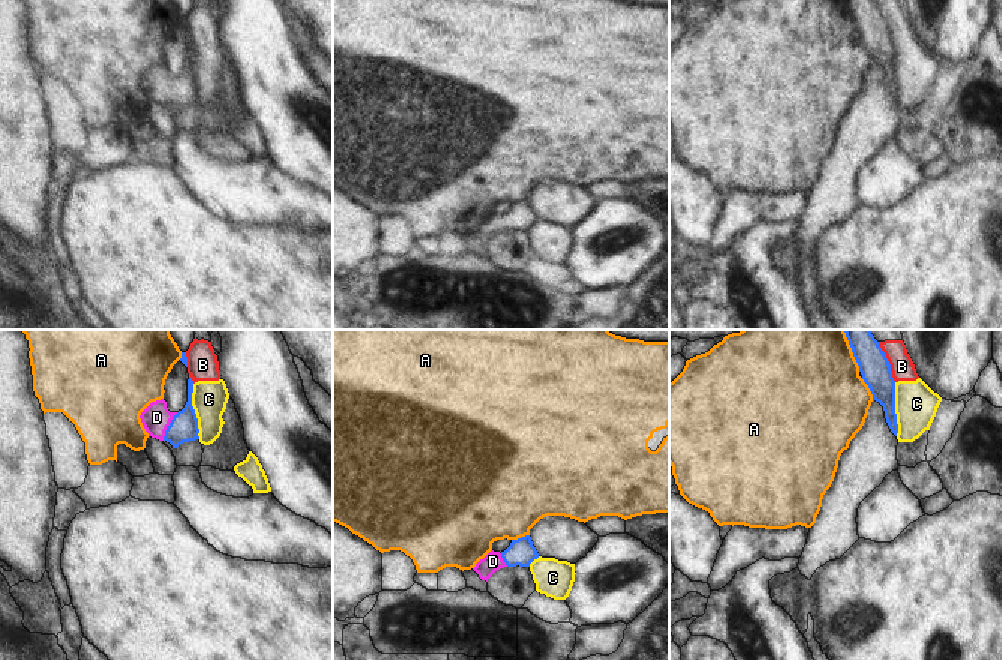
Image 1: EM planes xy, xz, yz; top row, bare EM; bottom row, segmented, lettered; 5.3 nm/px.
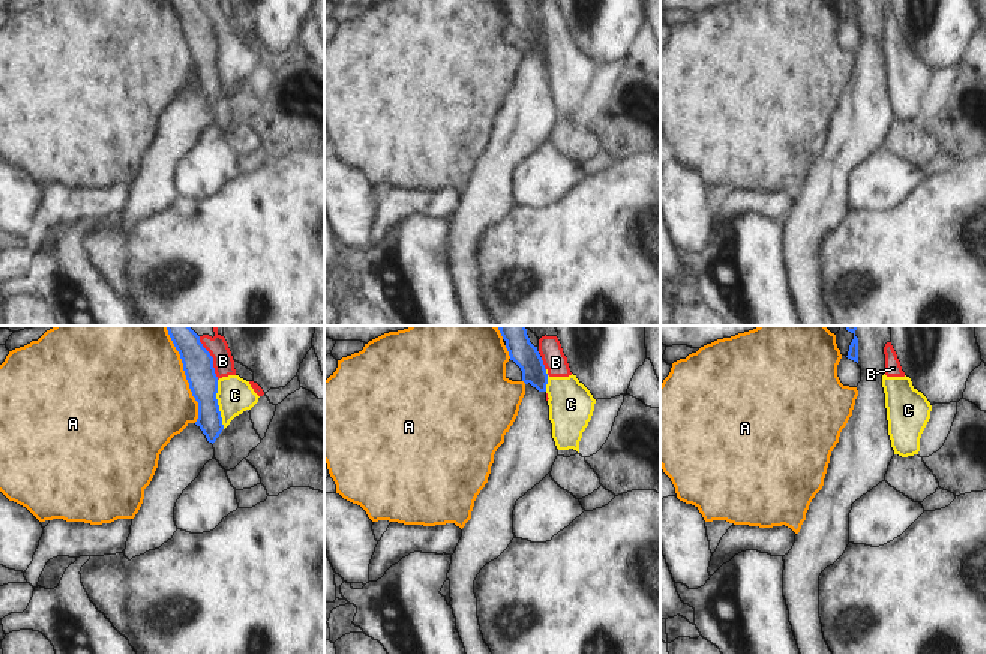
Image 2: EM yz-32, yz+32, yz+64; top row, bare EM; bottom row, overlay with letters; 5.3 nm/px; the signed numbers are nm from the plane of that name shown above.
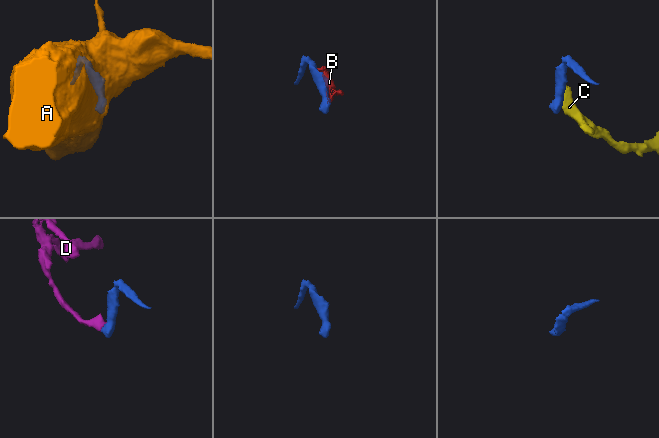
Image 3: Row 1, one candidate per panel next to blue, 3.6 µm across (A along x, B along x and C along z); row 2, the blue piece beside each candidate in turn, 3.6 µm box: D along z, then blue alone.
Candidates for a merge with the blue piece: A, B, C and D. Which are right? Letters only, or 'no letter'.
D

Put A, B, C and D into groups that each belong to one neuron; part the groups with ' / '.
A / B C / D

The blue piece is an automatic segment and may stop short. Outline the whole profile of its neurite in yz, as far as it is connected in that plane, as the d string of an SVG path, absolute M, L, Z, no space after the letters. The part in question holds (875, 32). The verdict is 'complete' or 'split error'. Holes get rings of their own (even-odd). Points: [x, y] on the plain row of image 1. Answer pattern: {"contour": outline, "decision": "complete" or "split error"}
{"contour": "M846 0L873 64L884 70L886 87L897 100L896 45L891 28L874 0Z", "decision": "complete"}

